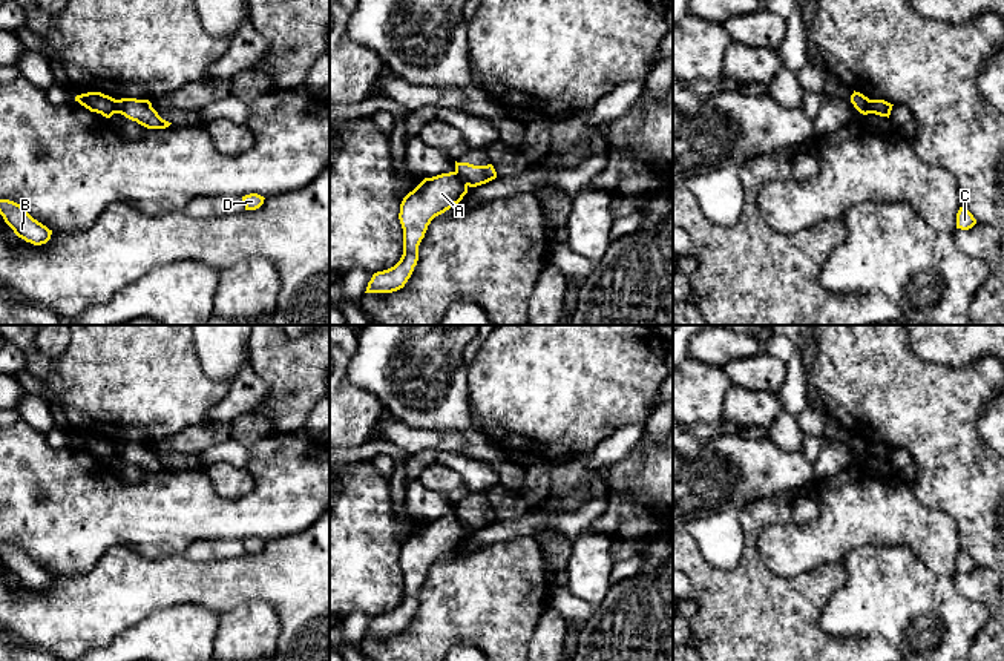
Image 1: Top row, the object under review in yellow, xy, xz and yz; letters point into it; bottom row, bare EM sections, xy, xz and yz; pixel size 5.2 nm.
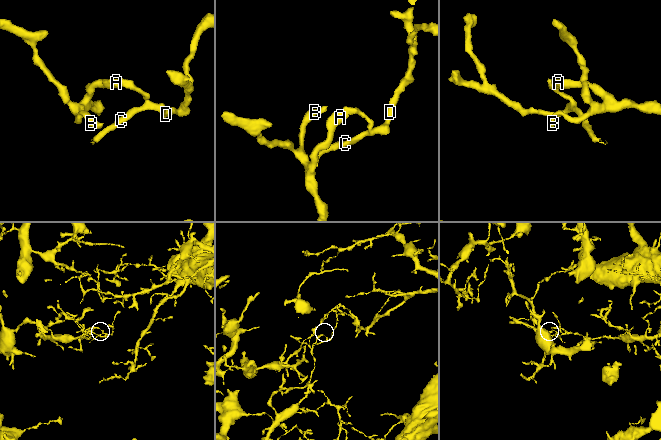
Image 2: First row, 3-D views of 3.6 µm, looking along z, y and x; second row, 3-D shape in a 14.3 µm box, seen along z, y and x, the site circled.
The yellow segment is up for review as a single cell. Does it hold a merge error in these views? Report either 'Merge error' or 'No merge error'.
Merge error

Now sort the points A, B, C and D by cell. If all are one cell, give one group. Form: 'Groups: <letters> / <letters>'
Groups: A B / C D

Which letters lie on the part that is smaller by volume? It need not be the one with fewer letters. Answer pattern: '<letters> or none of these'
C, D

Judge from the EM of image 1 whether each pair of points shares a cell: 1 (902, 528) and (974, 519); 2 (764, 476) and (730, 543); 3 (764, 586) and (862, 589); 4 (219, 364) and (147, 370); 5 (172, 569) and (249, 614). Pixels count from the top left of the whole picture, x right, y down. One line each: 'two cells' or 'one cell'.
1: two cells
2: one cell
3: two cells
4: two cells
5: two cells

